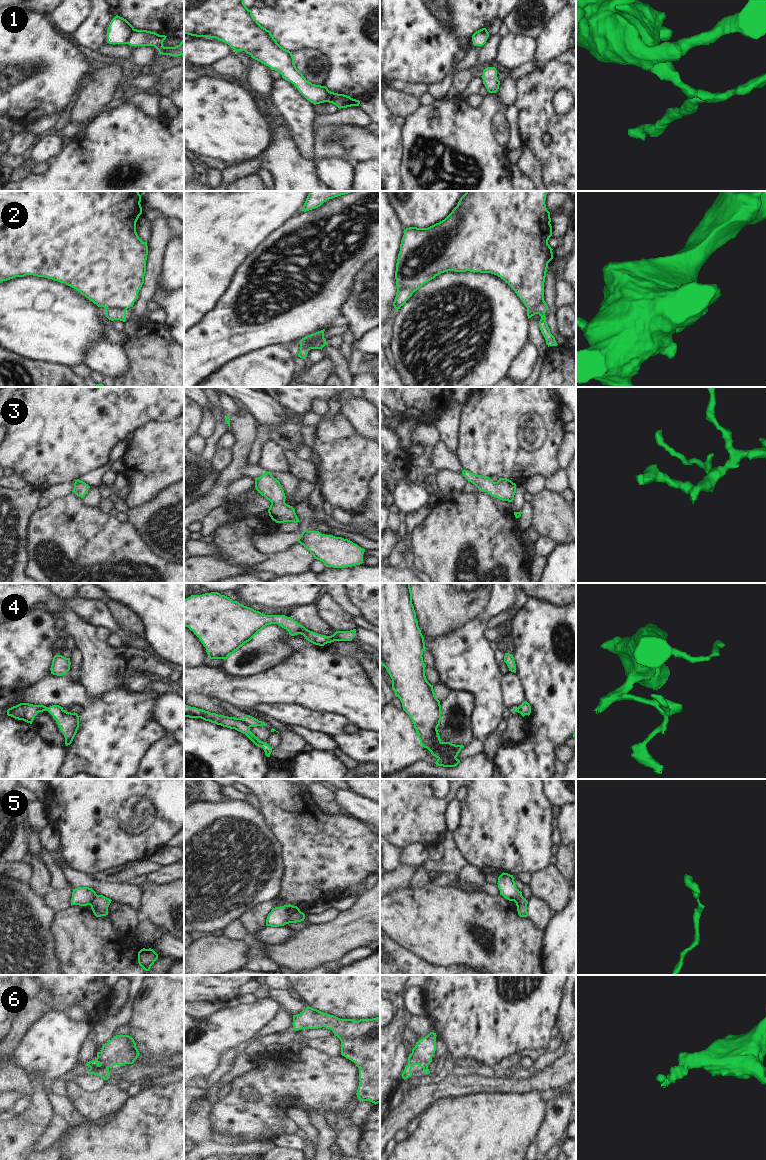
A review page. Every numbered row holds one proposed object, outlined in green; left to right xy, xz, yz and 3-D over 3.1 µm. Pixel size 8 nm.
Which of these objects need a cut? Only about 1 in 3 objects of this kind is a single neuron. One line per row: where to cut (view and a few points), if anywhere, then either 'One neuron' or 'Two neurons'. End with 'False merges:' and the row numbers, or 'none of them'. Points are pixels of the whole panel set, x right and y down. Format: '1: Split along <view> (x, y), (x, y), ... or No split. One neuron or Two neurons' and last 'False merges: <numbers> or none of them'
1: Split along xy (134, 29), (127, 43). Two neurons
2: Split along xz (323, 333), (318, 336), (305, 337), (300, 344). Two neurons
3: No split. One neuron
4: Split along xz (243, 719), (250, 726). Two neurons
5: Split along xz (299, 910), (291, 913), (285, 923). Two neurons
6: No split. One neuron
False merges: 1, 2, 4, 5

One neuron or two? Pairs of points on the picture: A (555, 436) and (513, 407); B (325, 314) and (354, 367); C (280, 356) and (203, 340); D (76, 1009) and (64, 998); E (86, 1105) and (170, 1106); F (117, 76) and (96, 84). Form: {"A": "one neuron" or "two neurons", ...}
{"A": "one neuron", "B": "two neurons", "C": "two neurons", "D": "two neurons", "E": "two neurons", "F": "one neuron"}

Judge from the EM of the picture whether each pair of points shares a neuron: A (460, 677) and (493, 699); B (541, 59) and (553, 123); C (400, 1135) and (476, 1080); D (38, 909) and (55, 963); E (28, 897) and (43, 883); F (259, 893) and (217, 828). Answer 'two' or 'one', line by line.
A: one
B: two
C: two
D: one
E: two
F: one

